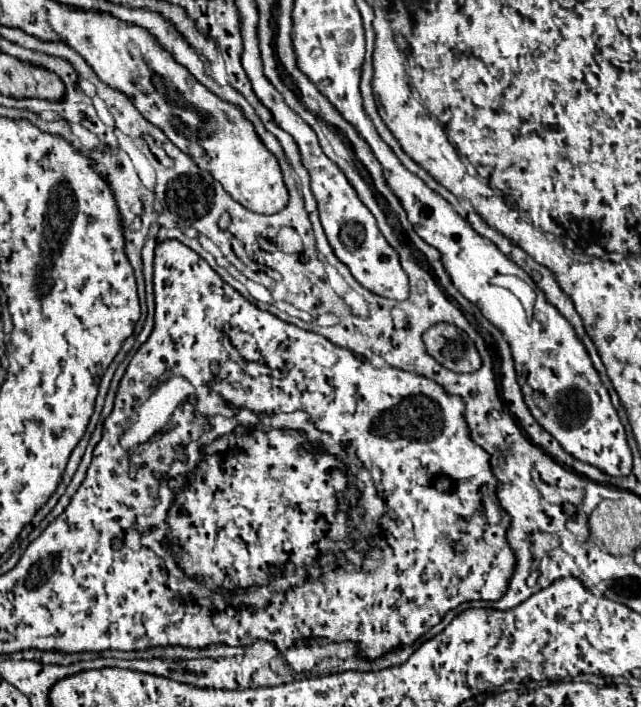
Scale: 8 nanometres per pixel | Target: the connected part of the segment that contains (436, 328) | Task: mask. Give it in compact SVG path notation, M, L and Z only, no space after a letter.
M436 323L424 331L422 341L428 355L432 355L442 367L456 373L478 371L482 361L472 339L450 323Z

